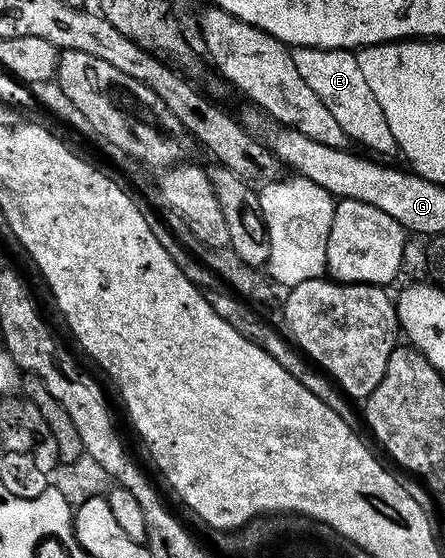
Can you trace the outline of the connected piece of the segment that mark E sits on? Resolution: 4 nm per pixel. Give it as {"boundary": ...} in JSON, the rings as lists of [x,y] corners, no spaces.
{"boundary":[[[300,47],[293,49],[292,57],[302,82],[306,82],[306,86],[310,86],[310,90],[314,90],[318,98],[322,98],[330,114],[337,119],[349,138],[365,144],[380,156],[397,153],[396,139],[390,131],[390,126],[387,125],[386,114],[383,113],[382,106],[378,105],[378,98],[371,93],[353,51]]]}

